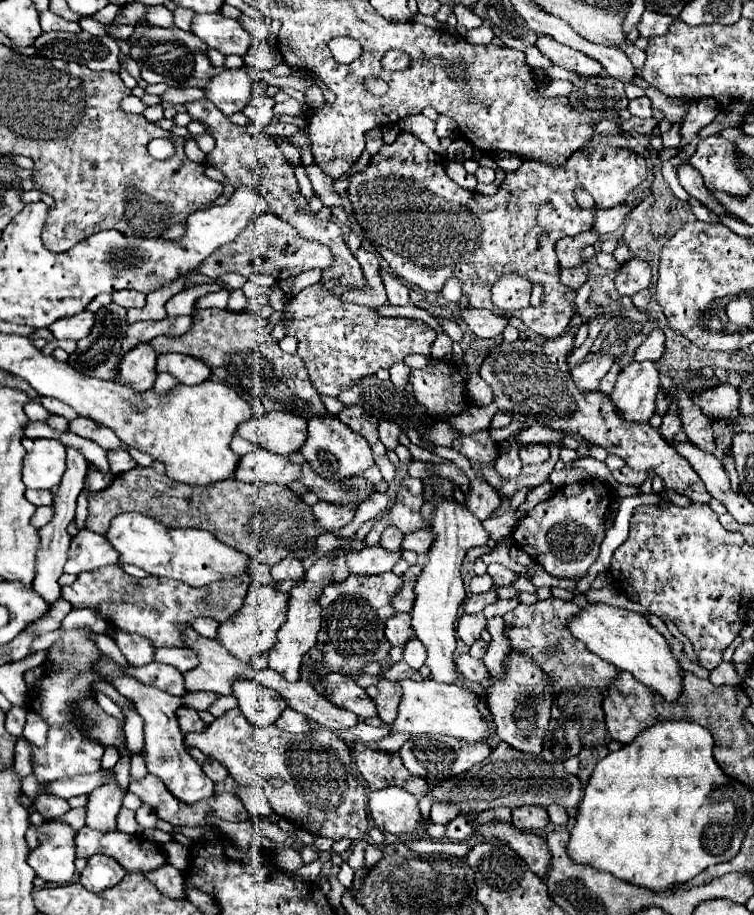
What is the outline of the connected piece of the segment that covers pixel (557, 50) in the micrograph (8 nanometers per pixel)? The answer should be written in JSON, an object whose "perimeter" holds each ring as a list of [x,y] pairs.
{"perimeter":[[[548,35],[540,37],[536,47],[542,51],[542,55],[552,59],[554,65],[560,65],[568,71],[574,71],[578,75],[602,75],[604,67],[596,59],[592,59],[592,57],[588,57],[576,49],[570,49],[570,47],[554,41]]]}

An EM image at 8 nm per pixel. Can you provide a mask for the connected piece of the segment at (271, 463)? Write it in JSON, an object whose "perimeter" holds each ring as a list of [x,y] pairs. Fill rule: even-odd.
{"perimeter":[[[258,447],[256,451],[240,459],[234,479],[246,481],[246,483],[264,481],[264,483],[290,485],[298,481],[300,475],[302,475],[302,465],[294,463],[292,459],[286,459],[284,455],[276,455],[272,451]]]}

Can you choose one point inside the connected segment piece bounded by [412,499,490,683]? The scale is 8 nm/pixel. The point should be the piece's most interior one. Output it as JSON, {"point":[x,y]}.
{"point":[439,590]}

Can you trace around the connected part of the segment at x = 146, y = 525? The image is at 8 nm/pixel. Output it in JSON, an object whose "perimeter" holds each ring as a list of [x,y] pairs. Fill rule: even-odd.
{"perimeter":[[[122,513],[110,523],[106,539],[120,553],[120,563],[132,563],[150,575],[182,581],[190,587],[206,587],[214,581],[234,579],[250,573],[252,559],[232,547],[226,547],[202,529],[170,529],[142,513]]]}

